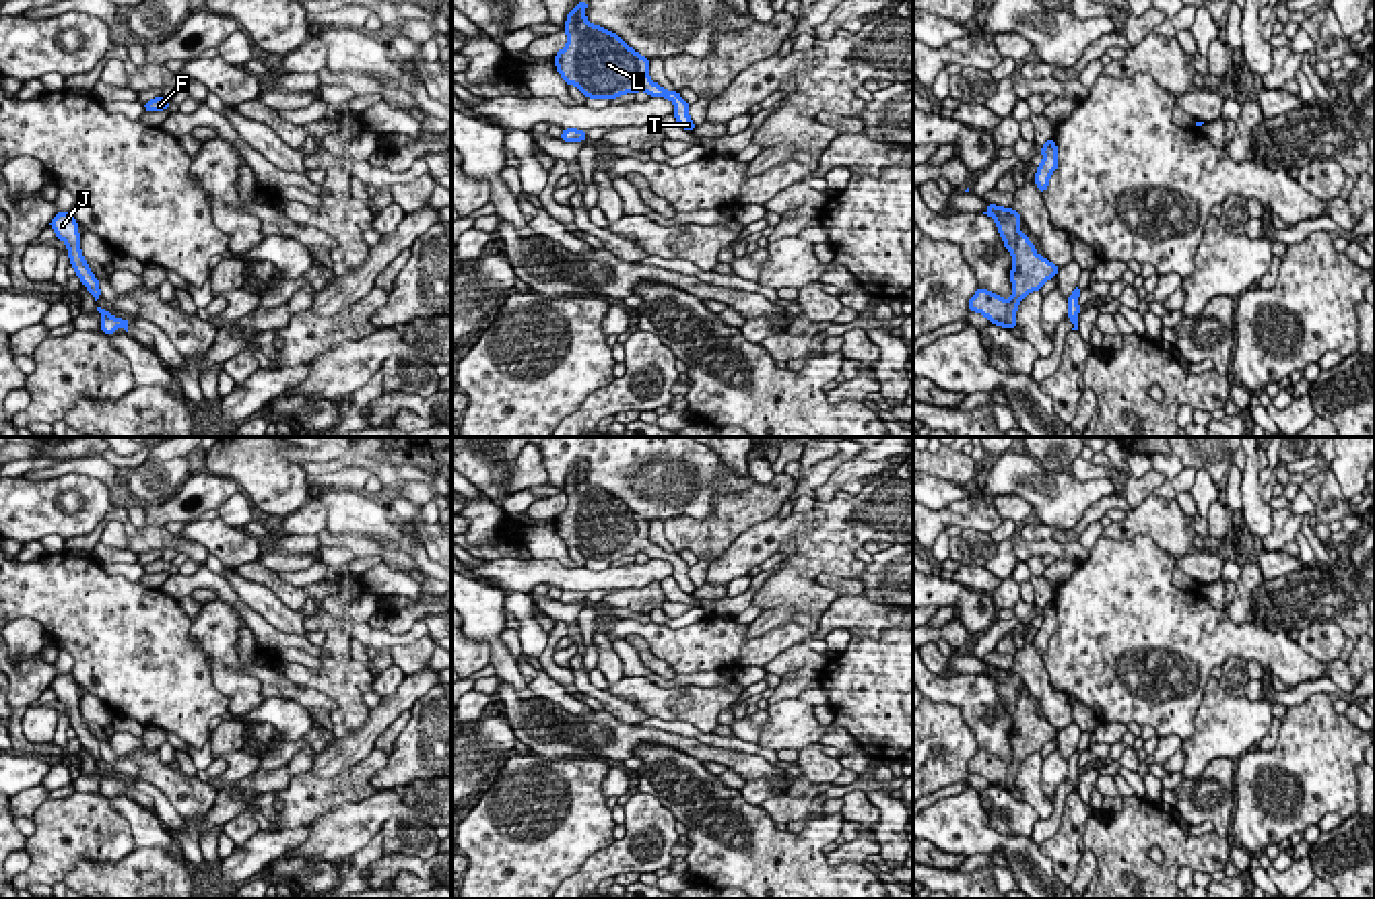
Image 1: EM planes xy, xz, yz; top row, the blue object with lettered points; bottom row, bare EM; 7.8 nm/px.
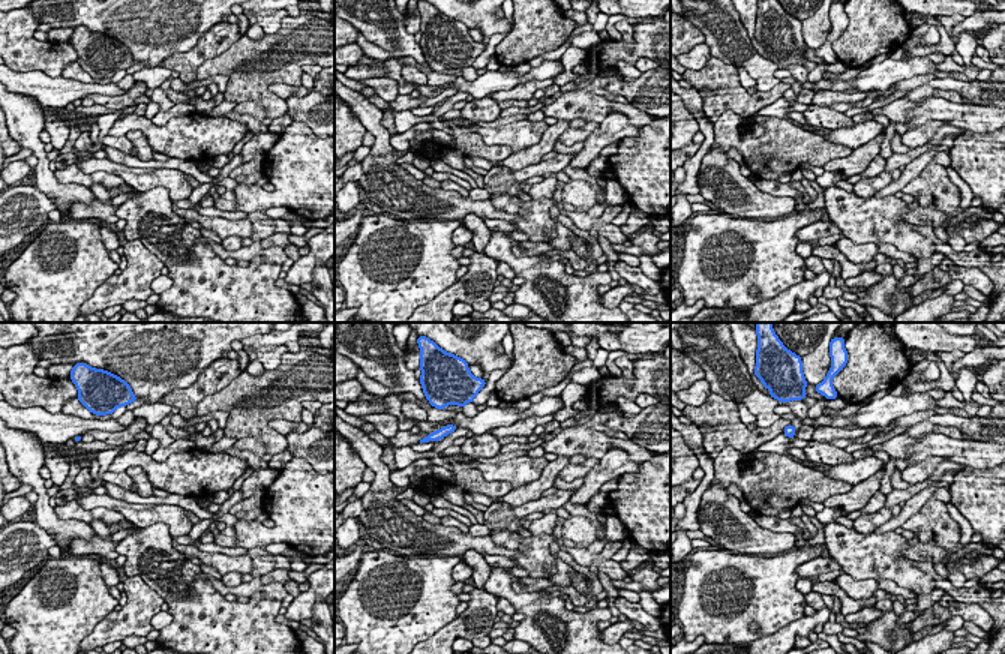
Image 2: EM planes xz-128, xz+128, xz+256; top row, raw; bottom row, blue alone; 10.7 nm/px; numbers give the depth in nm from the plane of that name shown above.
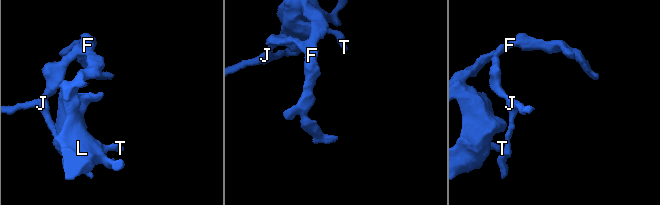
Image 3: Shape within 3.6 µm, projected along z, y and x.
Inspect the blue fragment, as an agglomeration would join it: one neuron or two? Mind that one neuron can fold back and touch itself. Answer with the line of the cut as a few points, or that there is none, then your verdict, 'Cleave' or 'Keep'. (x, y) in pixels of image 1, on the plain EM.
No split. Keep

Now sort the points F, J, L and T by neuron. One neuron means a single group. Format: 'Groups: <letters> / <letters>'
Groups: F J L T

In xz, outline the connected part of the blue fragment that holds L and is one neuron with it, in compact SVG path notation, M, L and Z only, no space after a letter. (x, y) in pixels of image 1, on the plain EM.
M581 462L565 482L567 507L555 515L555 528L567 546L575 546L585 561L616 561L625 555L645 553L674 565L674 579L693 594L689 565L678 553L666 553L649 540L649 522L631 511L616 495L585 480Z

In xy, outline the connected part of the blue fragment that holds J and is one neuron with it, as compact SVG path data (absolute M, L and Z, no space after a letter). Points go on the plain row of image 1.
M58 674L47 689L52 689L56 693L56 699L66 705L70 726L74 728L76 738L80 740L80 744L89 751L89 755L97 763L101 759L99 742L89 732L87 722L80 713L78 685L76 685L74 676L72 674Z

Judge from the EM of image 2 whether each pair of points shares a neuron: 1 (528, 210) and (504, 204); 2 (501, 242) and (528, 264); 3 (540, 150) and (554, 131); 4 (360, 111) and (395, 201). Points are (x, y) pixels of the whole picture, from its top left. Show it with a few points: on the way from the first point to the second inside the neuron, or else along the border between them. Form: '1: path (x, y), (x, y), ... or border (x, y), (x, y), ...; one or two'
1: path (522, 207), (510, 204); one
2: path (503, 249), (521, 264); one
3: path (545, 146), (551, 135); one
4: path (381, 134), (383, 179); one

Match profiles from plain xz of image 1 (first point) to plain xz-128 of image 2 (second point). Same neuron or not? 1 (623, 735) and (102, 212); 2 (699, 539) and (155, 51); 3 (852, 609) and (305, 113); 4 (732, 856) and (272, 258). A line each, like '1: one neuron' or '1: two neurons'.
1: one neuron
2: two neurons
3: one neuron
4: one neuron

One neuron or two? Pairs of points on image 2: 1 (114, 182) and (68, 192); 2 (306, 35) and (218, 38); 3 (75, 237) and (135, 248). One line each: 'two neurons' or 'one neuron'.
1: two neurons
2: two neurons
3: two neurons

